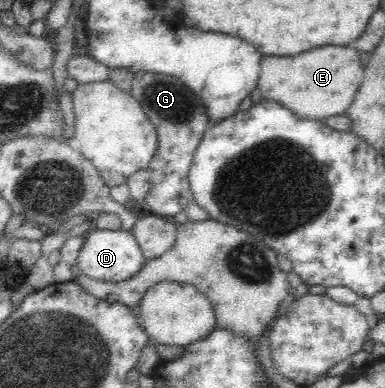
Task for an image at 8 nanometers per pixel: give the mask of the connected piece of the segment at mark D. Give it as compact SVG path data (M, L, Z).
M96 228L85 234L85 241L77 255L76 265L81 270L80 273L89 278L117 283L136 275L142 269L145 261L147 260L144 259L135 236L129 230L111 231L110 229Z

